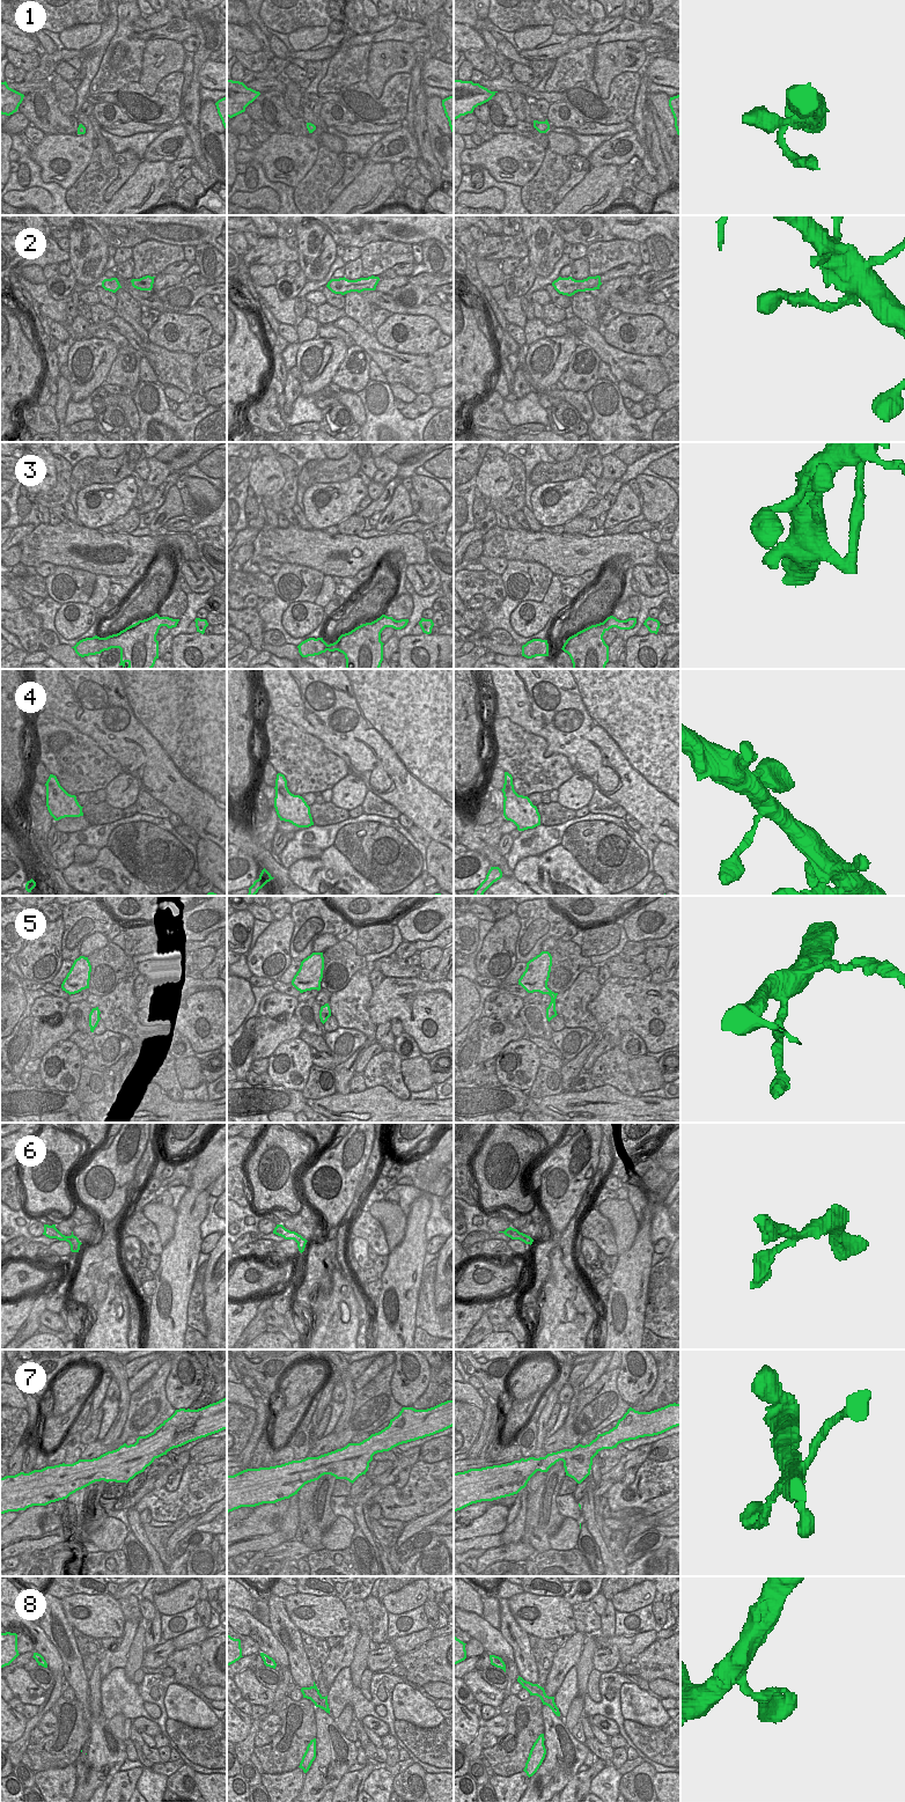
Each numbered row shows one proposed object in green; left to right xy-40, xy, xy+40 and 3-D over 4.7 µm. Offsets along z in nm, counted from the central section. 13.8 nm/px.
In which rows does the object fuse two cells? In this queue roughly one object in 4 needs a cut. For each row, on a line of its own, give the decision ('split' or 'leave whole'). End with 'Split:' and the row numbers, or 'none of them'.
1: leave whole
2: leave whole
3: leave whole
4: leave whole
5: leave whole
6: leave whole
7: leave whole
8: leave whole
Split: none of them

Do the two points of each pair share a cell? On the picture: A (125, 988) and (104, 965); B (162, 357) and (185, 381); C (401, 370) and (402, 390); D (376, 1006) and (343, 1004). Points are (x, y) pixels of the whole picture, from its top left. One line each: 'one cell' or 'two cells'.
A: two cells
B: one cell
C: two cells
D: two cells

